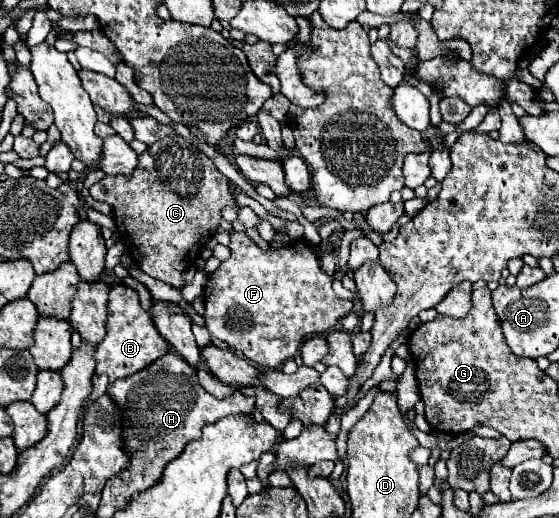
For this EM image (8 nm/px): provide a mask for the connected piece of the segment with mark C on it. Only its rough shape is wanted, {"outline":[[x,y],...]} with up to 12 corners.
{"outline":[[184,137],[90,187],[150,277],[184,285],[230,181]]}

